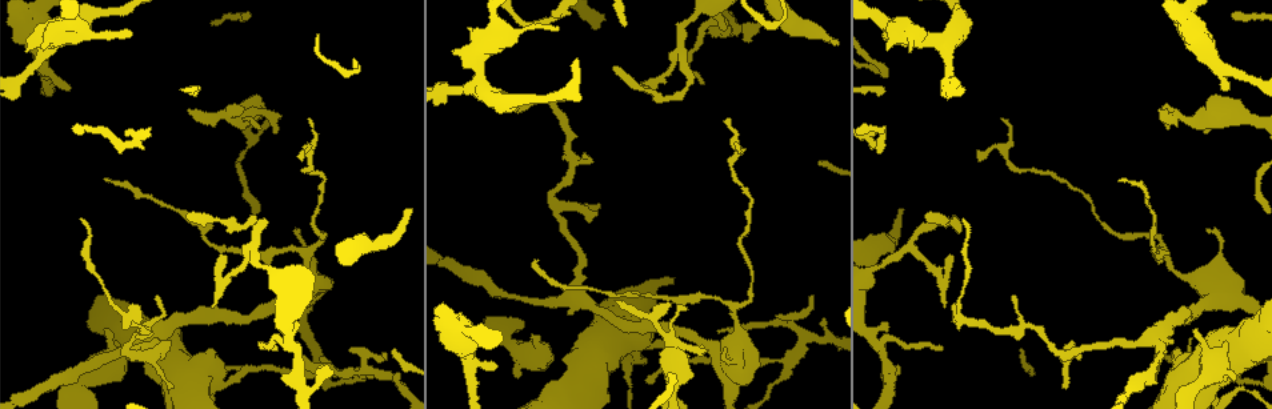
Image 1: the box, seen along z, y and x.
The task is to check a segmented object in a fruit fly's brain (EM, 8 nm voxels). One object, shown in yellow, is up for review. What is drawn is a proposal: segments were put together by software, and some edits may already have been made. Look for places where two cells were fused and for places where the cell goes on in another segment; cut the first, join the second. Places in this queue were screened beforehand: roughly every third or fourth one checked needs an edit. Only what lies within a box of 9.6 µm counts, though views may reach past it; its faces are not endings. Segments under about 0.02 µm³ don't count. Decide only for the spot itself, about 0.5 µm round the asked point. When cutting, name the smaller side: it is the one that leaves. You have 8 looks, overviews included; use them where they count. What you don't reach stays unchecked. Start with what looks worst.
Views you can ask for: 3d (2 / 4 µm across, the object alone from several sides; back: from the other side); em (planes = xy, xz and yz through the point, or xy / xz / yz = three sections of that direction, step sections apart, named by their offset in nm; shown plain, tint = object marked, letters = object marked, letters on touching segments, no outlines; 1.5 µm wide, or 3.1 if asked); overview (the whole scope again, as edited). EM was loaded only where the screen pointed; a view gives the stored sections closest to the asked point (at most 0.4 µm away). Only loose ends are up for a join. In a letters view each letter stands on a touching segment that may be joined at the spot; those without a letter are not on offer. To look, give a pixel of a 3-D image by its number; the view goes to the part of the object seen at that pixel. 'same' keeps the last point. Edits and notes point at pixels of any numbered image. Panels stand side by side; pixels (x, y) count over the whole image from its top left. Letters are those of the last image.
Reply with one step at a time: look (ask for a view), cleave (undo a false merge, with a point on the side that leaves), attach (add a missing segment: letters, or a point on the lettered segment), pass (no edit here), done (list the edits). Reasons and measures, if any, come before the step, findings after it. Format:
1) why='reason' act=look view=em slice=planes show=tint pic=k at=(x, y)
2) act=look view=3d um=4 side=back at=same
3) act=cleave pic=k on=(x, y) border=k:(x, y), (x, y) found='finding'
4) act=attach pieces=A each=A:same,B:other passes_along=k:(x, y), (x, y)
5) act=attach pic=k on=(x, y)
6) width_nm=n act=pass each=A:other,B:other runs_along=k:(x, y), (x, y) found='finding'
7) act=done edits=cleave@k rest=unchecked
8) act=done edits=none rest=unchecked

why='abrupt turn' act=look view=em um=3.1 slice=xz step=16 show=tint pic=1 at=(640, 342)

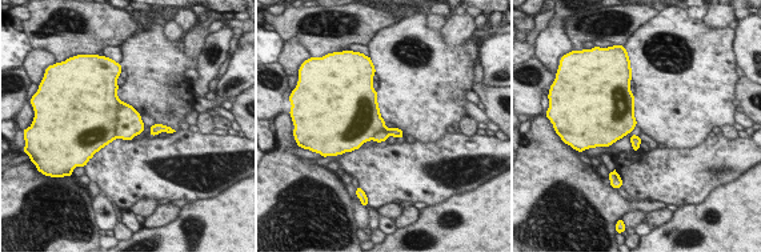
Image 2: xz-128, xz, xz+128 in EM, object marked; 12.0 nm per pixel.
why='cut it another way' act=look view=em um=3.1 slice=planes show=letters at=same

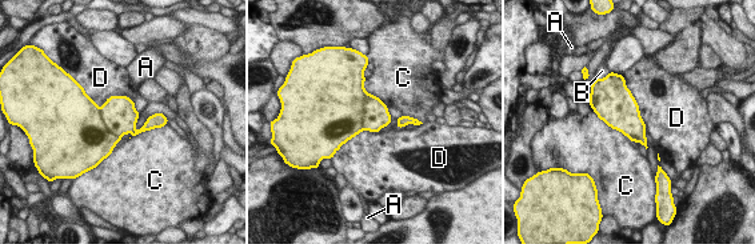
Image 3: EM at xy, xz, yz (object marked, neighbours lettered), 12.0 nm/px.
width_nm=420 act=cleave pic=3 on=(346, 106) each=A:other,B:other,C:other,D:other border=3:(366, 91), (363, 130) found='a second cell is stuck on'

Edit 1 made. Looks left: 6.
why='tapers out' act=look view=3d um=2 side=back pic=1 at=(1162, 109)

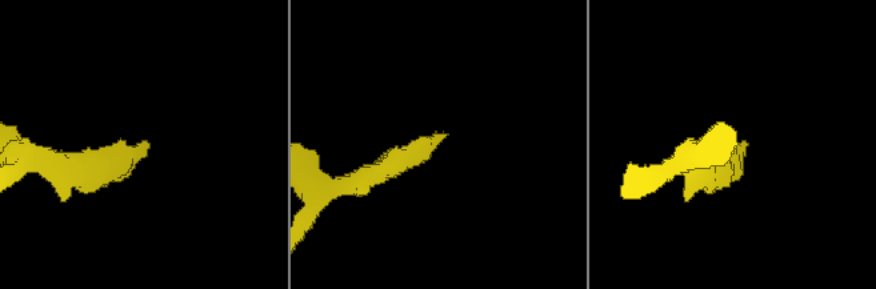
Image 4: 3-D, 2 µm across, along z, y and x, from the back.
act=look view=em slice=planes show=letters pic=4 at=(441, 135)

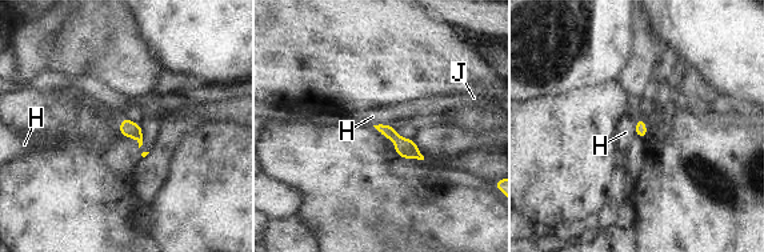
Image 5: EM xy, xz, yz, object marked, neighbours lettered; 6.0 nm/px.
act=pass each=H:other,J:other found='none of them fits'

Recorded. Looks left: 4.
act=look view=em slice=planes show=letters pic=1 at=(594, 215)

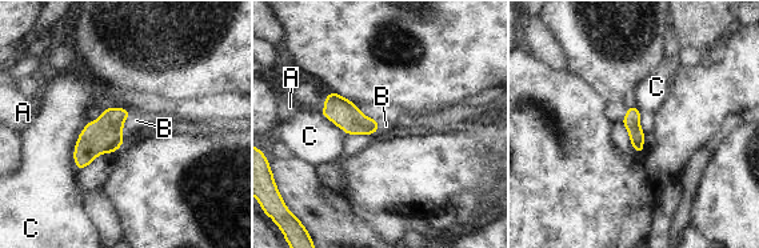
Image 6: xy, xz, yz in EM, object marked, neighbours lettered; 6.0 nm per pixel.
longest_contact=C:320nm act=attach pic=6 on=(136, 120) each=A:other,B:same,C:other found='it goes on there'

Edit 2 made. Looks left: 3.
act=done edits=cleave@3,attach@6 rest=unchecked

